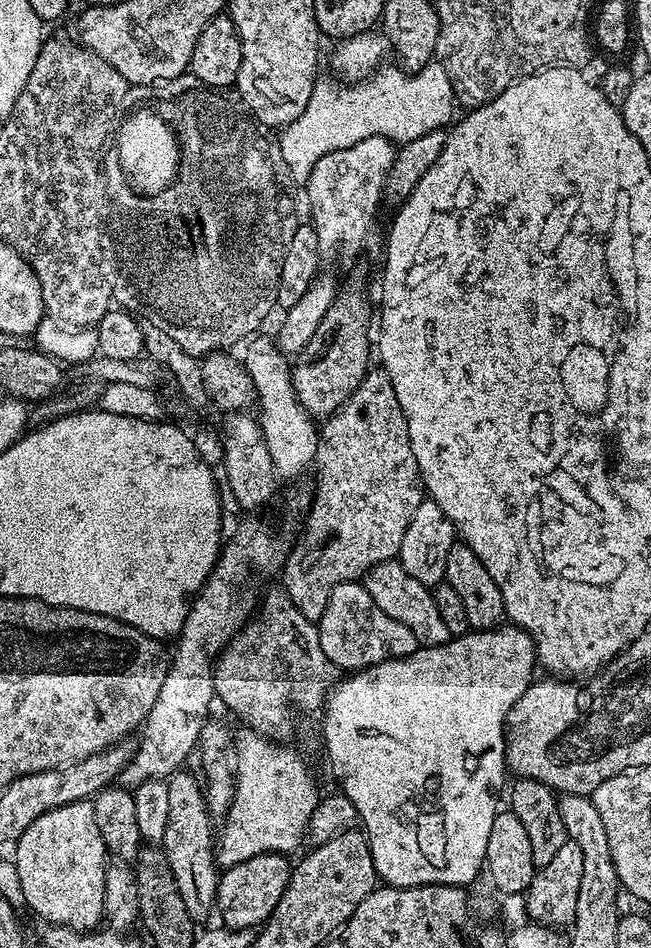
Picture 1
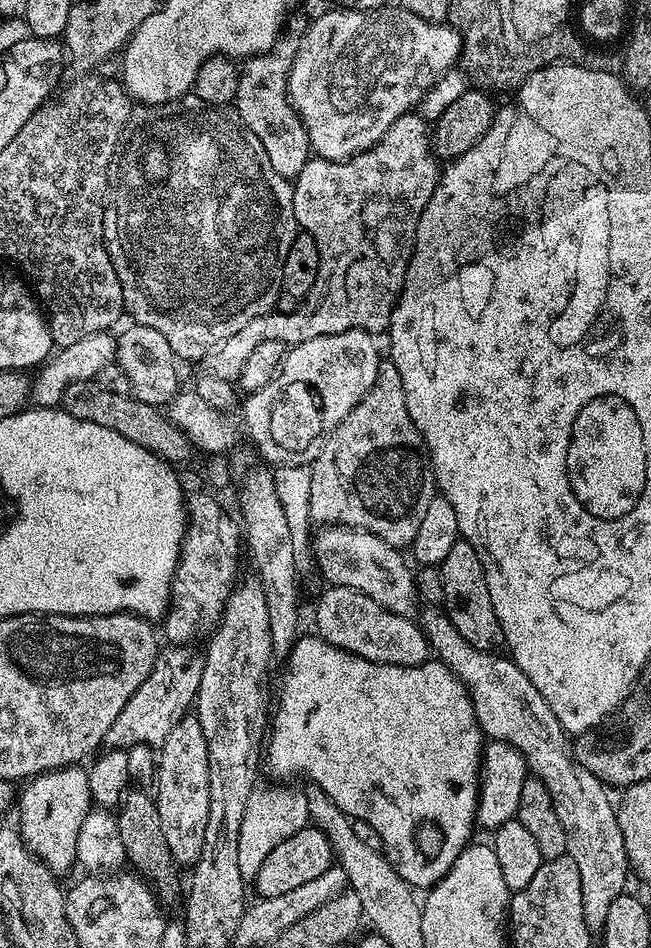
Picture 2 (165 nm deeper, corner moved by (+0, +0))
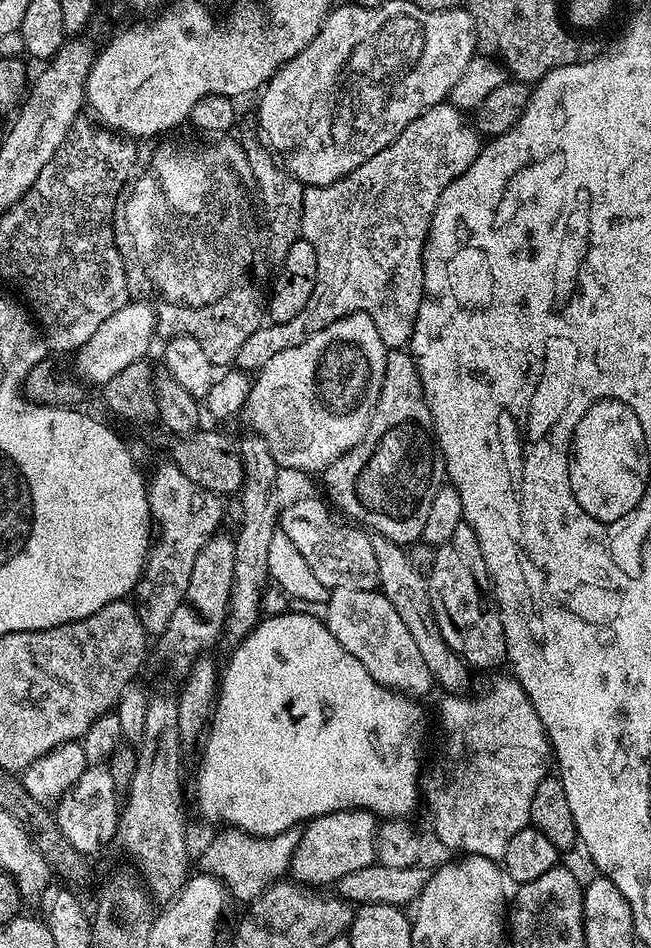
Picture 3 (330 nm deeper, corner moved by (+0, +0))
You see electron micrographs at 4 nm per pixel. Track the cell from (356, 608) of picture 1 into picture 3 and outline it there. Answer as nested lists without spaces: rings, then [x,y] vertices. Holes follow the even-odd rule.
[[[350,586],[331,589],[326,601],[326,623],[328,629],[342,642],[342,646],[366,670],[370,670],[370,678],[378,682],[384,688],[393,688],[395,692],[403,692],[406,696],[413,698],[424,698],[434,681],[430,669],[414,643],[414,637],[410,630],[406,630],[402,618],[394,611],[394,606],[379,590],[350,590]]]

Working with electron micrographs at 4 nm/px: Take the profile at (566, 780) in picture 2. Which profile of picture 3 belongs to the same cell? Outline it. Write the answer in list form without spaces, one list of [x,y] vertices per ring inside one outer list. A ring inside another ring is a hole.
[[[373,535],[372,545],[374,558],[378,558],[380,578],[378,590],[388,599],[390,606],[394,606],[394,611],[398,613],[398,618],[402,618],[406,630],[410,630],[414,643],[418,645],[418,650],[426,662],[426,667],[430,669],[433,681],[439,687],[441,684],[445,693],[463,693],[467,689],[464,687],[468,684],[470,669],[457,652],[450,650],[450,646],[446,646],[442,638],[442,630],[438,630],[438,621],[434,614],[434,606],[430,602],[430,590],[425,573],[414,570],[414,566],[410,566],[407,551],[401,545],[395,544],[393,540],[388,540],[385,536]]]

